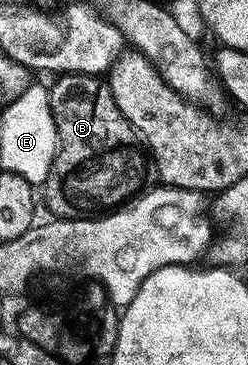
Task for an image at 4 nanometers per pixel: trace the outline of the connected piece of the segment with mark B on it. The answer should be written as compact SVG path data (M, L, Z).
M63 74L56 79L54 85L50 85L49 98L51 116L54 117L55 128L58 130L58 146L55 152L54 162L50 166L50 174L47 176L43 185L45 191L45 202L43 198L43 206L50 210L50 215L57 218L75 218L84 219L86 216L97 216L102 212L112 211L114 208L120 207L122 204L130 201L134 196L142 193L143 187L146 185L145 173L150 173L151 162L147 157L146 147L143 145L142 139L139 137L133 125L123 116L123 112L119 112L119 104L115 104L115 96L111 96L111 88L108 81L102 80L100 77L91 74Z

